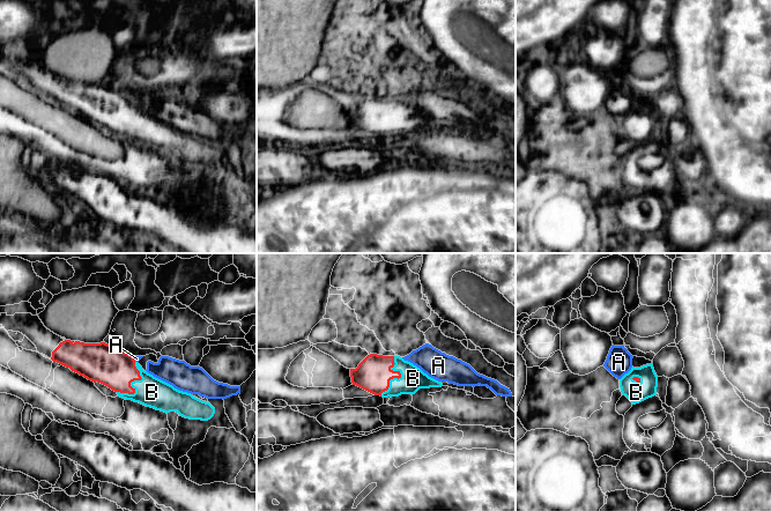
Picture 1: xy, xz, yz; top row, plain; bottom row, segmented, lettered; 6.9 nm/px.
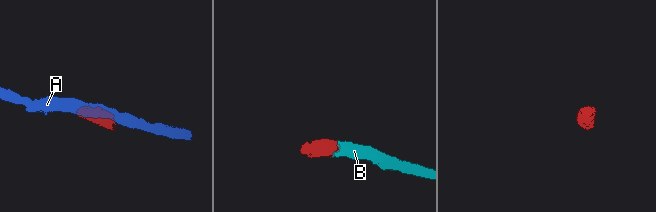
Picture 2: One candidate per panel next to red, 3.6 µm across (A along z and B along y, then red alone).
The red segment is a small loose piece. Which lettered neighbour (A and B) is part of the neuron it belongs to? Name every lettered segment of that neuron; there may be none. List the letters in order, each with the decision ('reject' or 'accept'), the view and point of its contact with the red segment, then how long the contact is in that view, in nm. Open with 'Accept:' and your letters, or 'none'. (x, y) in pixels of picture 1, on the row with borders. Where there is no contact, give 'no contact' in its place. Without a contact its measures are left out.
Accept: B
A: reject | xy (133, 358) | 50 nm
B: accept | xz (398, 378) | 300 nm

